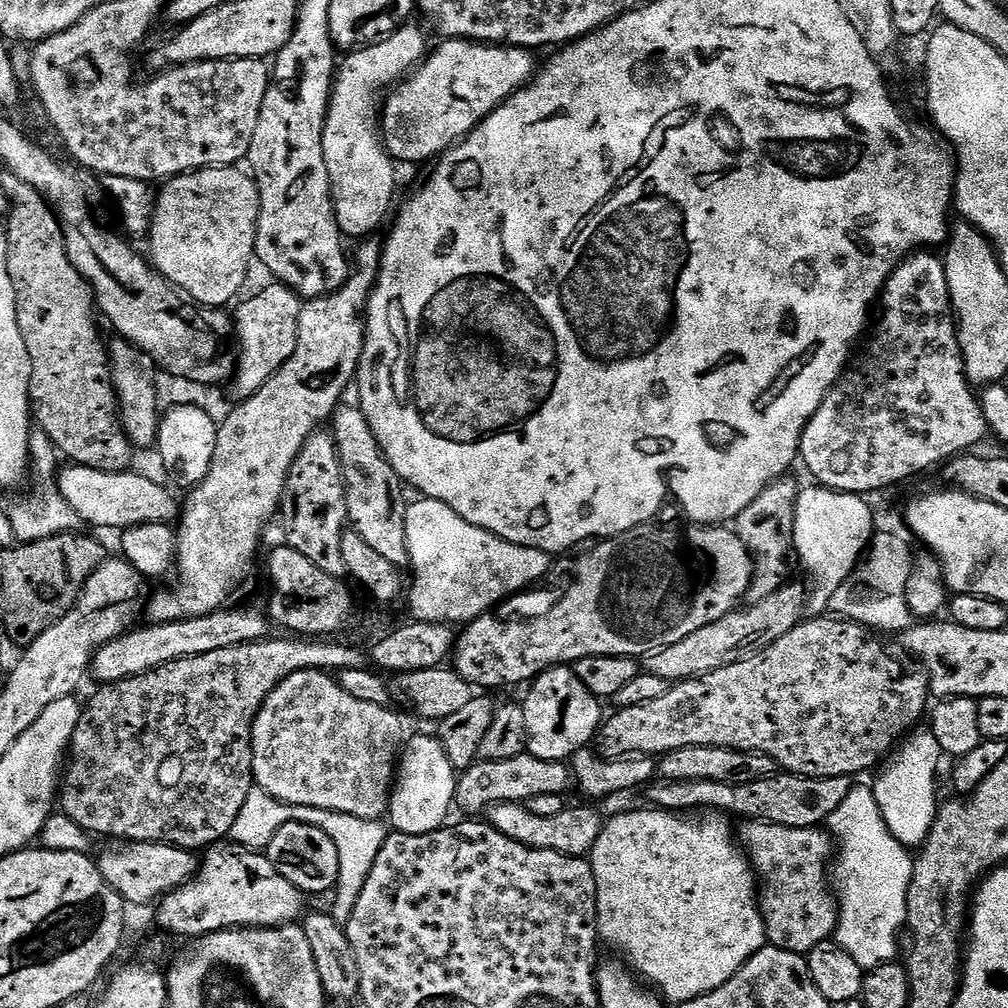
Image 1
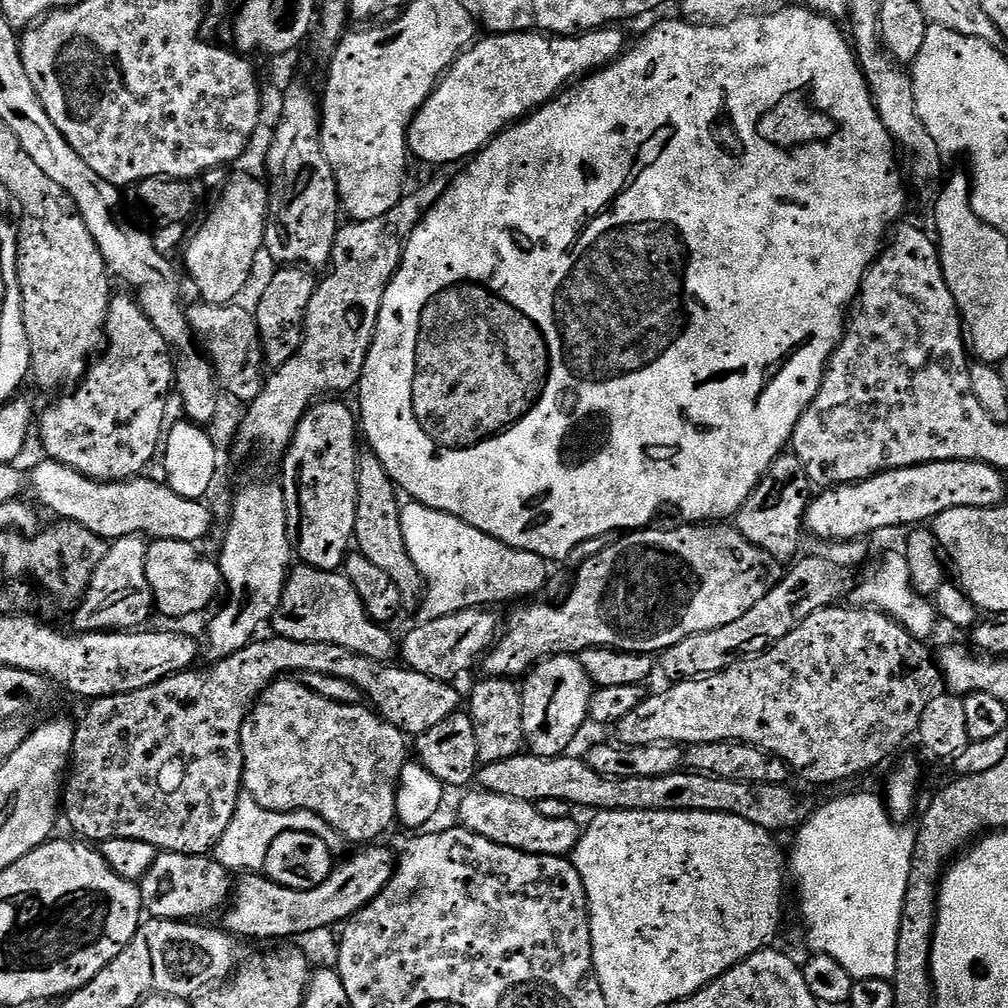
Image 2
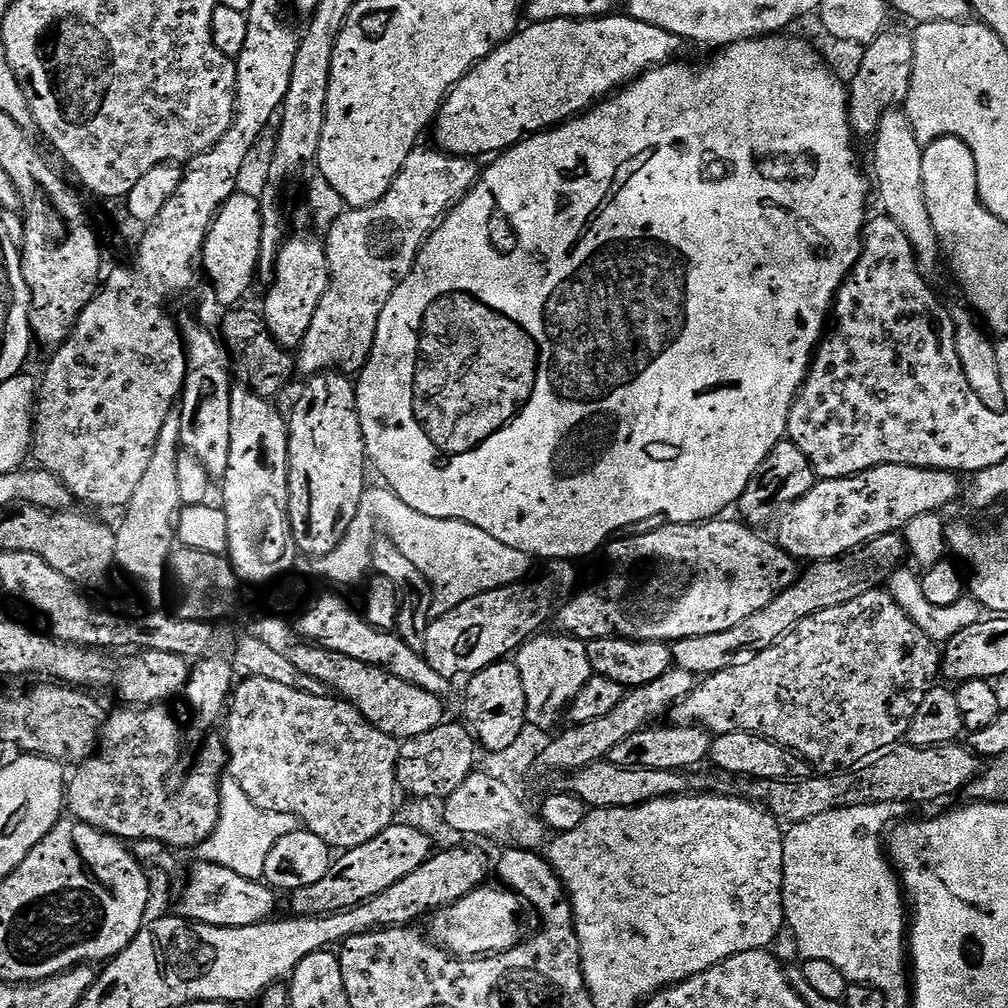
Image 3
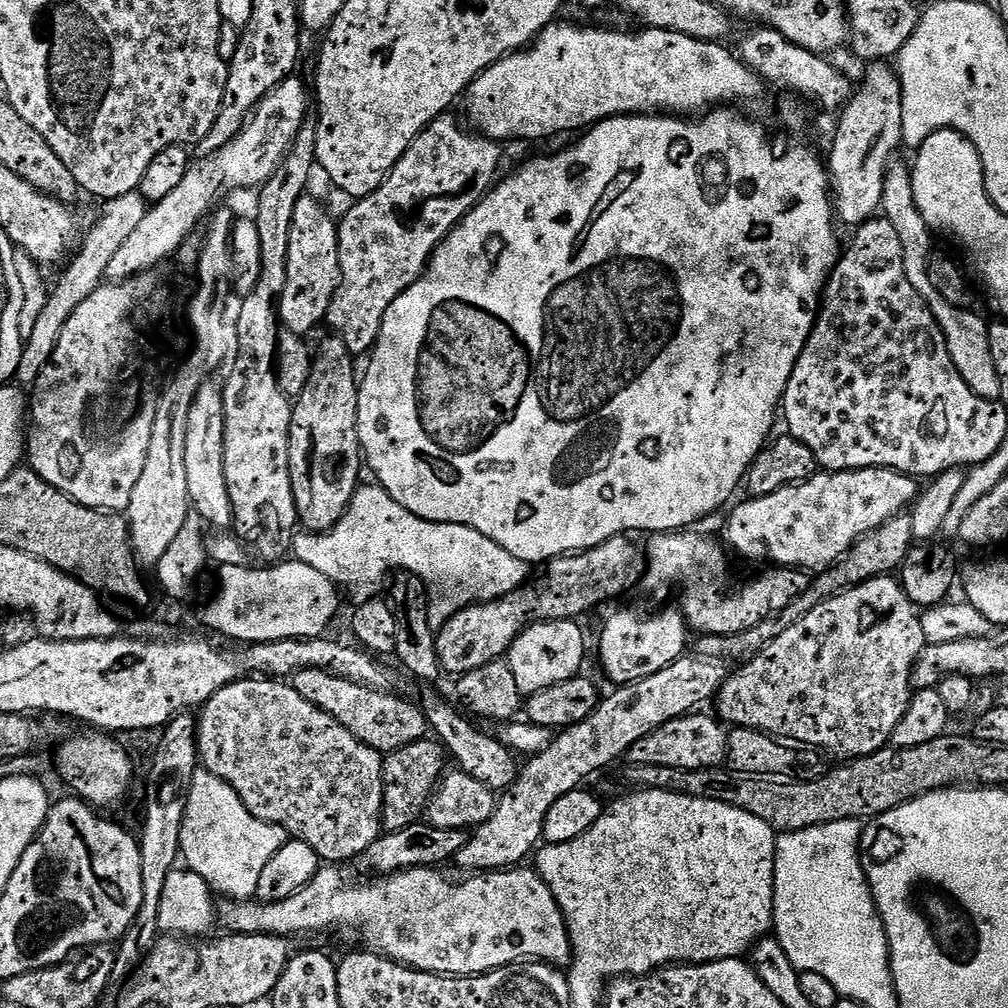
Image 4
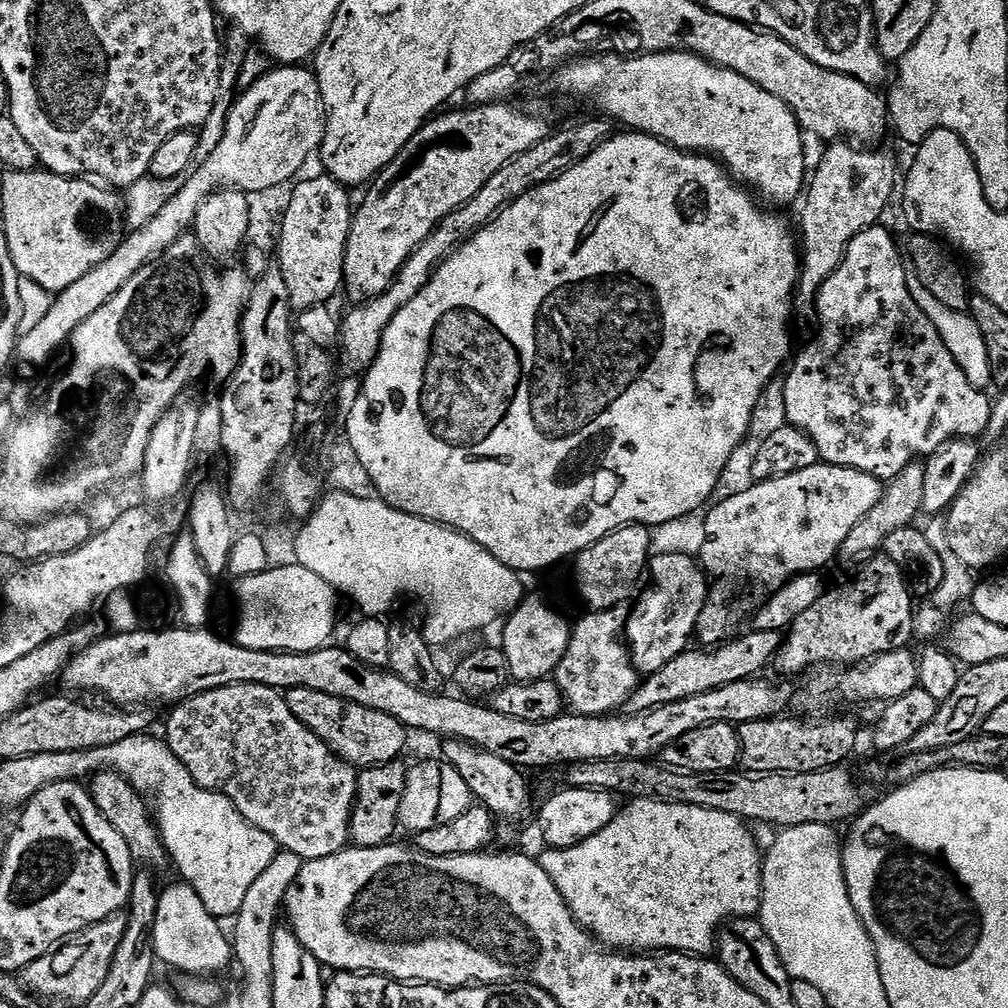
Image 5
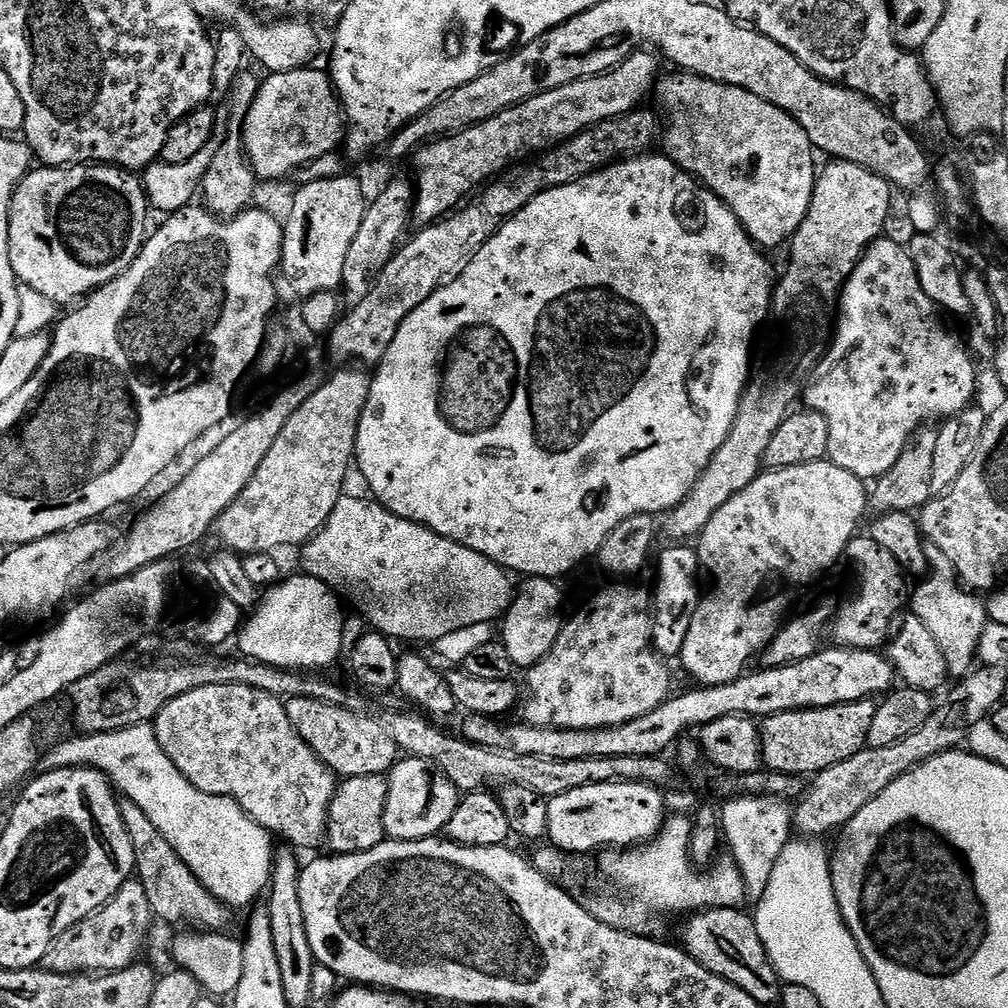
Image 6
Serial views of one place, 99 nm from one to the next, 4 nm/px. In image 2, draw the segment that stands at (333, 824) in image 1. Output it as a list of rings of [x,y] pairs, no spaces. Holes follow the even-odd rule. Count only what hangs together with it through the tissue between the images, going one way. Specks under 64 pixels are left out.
[[[244,794],[241,795],[238,806],[234,810],[234,818],[230,826],[226,826],[226,834],[222,834],[222,838],[216,843],[215,859],[220,861],[223,868],[229,870],[244,868],[240,870],[248,874],[259,873],[266,862],[266,854],[270,854],[270,846],[274,838],[287,832],[312,832],[330,846],[336,846],[336,843],[341,843],[342,840],[335,828],[313,812],[275,812],[263,808],[254,797]]]

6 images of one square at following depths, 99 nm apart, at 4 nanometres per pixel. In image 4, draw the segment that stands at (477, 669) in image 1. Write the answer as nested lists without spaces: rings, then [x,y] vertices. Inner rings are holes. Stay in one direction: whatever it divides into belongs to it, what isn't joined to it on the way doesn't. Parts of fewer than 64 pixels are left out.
[[[696,530],[661,532],[653,540],[656,541],[652,544],[644,584],[652,592],[668,592],[675,584],[684,584],[682,611],[689,629],[696,634],[733,636],[750,630],[758,626],[758,622],[786,610],[786,606],[798,599],[810,583],[809,573],[803,568],[772,566],[769,572],[746,581],[739,592],[732,585],[729,553],[723,543],[715,544],[710,537],[699,536]]]

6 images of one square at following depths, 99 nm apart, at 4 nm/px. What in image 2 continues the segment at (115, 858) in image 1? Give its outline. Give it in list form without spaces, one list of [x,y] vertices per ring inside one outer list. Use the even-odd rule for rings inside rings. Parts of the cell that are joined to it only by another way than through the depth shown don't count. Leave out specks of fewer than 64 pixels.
[[[160,852],[152,868],[139,881],[140,903],[149,917],[158,920],[208,918],[204,916],[211,912],[219,913],[233,895],[234,880],[228,876],[231,876],[229,869],[223,868],[220,861],[211,855]]]

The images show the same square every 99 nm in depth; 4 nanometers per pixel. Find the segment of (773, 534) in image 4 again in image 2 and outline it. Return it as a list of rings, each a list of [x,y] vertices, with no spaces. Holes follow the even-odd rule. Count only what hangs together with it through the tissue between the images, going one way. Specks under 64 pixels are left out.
[[[943,460],[929,464],[915,464],[909,468],[895,468],[889,472],[879,472],[869,480],[860,480],[856,484],[838,484],[823,489],[820,497],[809,503],[808,513],[804,515],[804,527],[820,540],[827,542],[856,542],[860,536],[871,532],[884,532],[887,528],[924,526],[935,520],[938,514],[946,510],[959,508],[998,508],[1005,503],[1004,476],[1001,469],[977,460]]]

